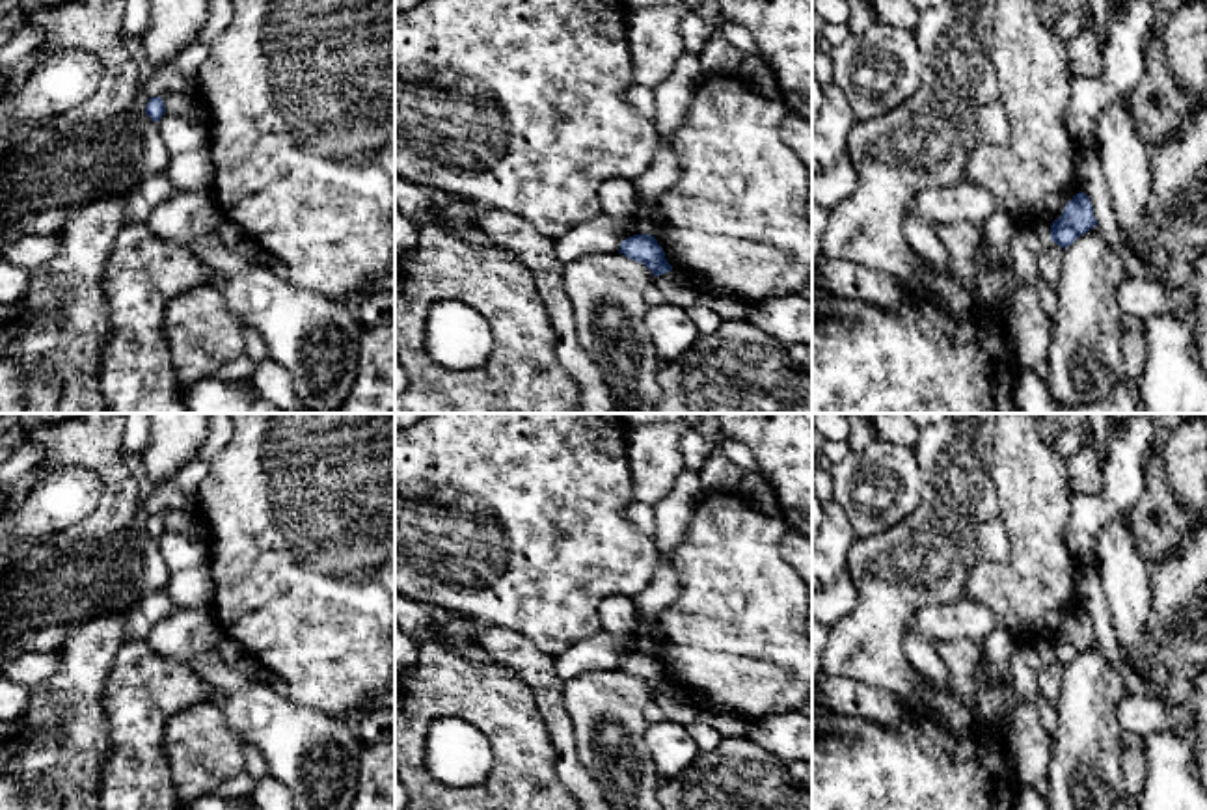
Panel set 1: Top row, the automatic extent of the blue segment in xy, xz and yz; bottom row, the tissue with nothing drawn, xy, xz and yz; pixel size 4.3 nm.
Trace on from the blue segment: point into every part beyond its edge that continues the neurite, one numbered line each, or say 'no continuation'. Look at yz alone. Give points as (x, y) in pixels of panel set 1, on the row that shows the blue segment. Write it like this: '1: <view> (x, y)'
no continuation

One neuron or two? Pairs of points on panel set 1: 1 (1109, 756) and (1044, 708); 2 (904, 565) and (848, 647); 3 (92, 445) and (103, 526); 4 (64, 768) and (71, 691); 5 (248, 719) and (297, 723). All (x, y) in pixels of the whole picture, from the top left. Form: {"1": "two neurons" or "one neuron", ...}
{"1": "two neurons", "2": "one neuron", "3": "one neuron", "4": "one neuron", "5": "one neuron"}

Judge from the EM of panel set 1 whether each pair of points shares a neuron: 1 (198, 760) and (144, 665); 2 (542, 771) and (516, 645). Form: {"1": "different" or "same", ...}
{"1": "different", "2": "different"}

